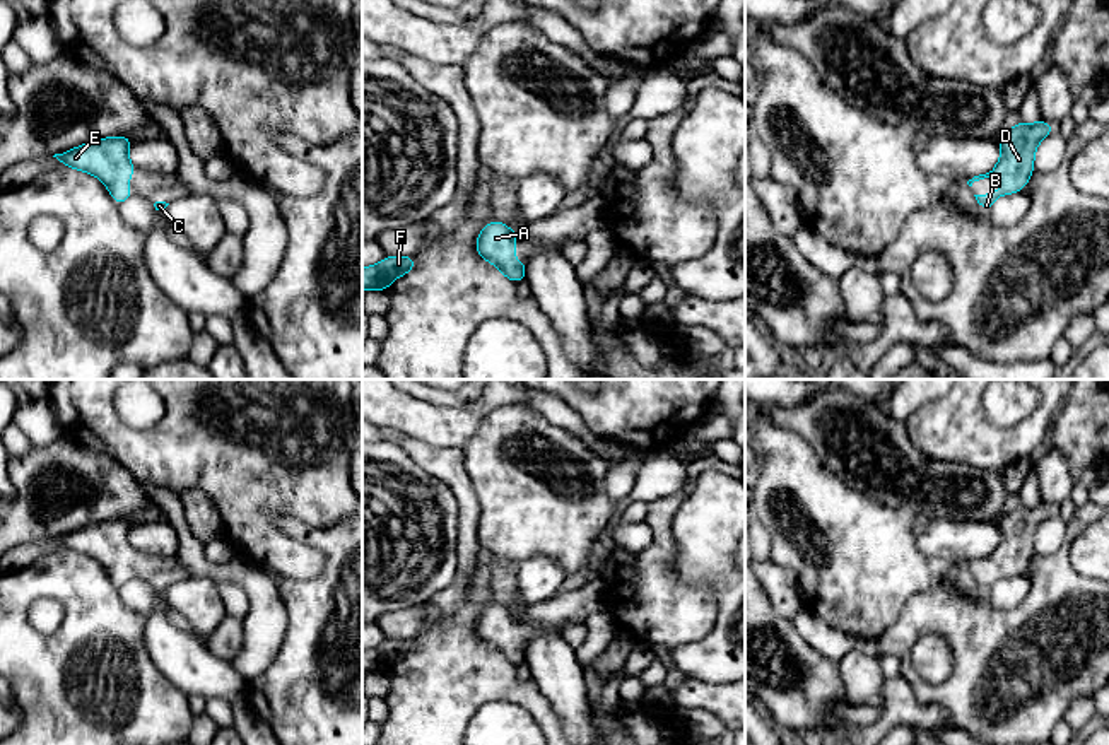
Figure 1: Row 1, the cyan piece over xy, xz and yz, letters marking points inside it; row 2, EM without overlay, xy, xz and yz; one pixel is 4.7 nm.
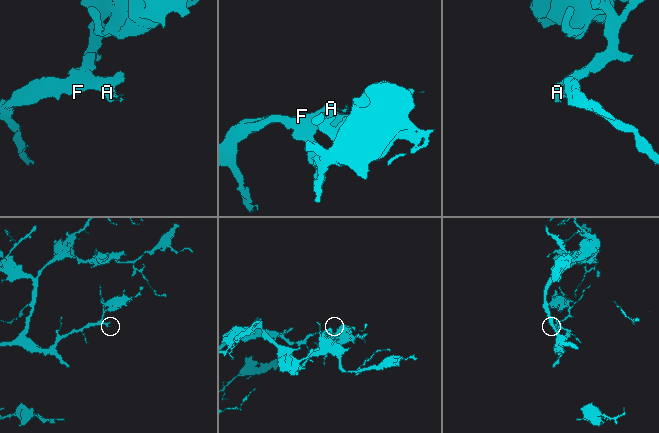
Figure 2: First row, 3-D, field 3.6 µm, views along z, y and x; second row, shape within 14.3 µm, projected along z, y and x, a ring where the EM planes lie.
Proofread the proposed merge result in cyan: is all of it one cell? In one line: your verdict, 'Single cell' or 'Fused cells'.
Single cell

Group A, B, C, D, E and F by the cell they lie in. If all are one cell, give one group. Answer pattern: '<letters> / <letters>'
A B C D E F

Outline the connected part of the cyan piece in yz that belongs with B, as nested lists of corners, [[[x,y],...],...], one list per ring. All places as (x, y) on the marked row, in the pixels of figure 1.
[[[1041,120],[1034,125],[1020,121],[1012,130],[1005,130],[998,137],[1001,149],[1000,162],[986,174],[974,176],[967,181],[972,186],[974,181],[989,178],[995,179],[998,174],[1005,176],[1005,186],[993,190],[988,195],[974,195],[983,210],[989,212],[991,205],[1005,195],[1018,193],[1025,188],[1030,174],[1034,173],[1034,152],[1039,142],[1047,137],[1056,126]]]

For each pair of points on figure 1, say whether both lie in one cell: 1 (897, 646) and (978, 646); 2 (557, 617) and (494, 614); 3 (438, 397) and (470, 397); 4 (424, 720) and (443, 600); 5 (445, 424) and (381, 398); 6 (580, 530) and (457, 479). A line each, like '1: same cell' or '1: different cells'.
1: same cell
2: same cell
3: same cell
4: different cells
5: same cell
6: different cells

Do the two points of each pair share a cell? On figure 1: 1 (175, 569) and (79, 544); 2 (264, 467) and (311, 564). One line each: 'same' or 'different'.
1: same
2: same

